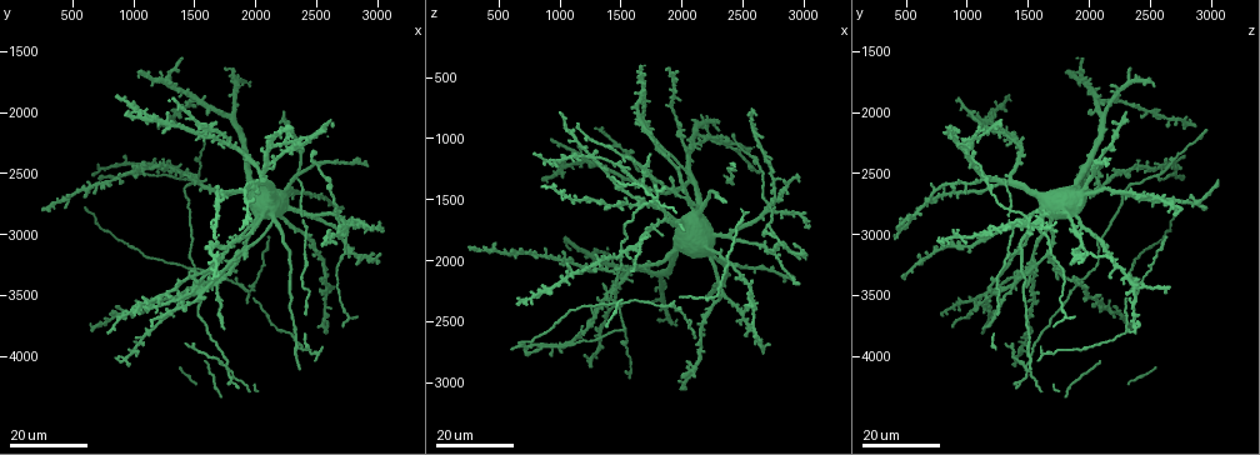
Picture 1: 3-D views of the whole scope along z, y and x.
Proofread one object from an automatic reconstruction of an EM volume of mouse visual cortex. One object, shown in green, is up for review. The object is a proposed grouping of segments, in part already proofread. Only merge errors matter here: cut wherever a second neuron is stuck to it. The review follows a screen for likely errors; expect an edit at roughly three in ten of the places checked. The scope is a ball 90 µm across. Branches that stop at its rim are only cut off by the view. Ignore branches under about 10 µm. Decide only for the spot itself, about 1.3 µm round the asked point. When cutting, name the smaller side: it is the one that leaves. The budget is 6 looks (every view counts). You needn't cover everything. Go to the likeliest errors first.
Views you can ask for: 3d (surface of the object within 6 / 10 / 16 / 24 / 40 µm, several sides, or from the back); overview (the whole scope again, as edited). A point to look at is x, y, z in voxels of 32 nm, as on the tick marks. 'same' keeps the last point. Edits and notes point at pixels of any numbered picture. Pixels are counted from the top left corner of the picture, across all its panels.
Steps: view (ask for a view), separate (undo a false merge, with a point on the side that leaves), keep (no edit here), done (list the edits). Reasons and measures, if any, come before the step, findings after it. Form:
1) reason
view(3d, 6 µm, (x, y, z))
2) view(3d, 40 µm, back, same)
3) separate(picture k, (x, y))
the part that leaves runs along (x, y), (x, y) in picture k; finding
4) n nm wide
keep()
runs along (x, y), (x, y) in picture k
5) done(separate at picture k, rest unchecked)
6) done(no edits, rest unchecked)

two arms in line, one across
view(3d, 16 µm, (1760, 4100, 1500))

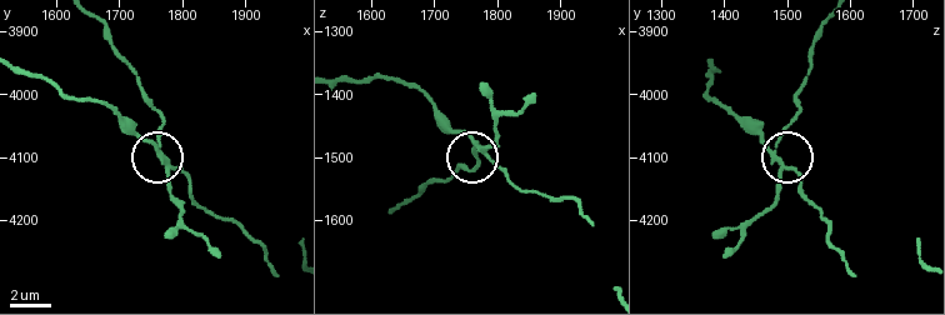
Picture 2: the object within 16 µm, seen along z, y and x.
view(3d, 6 µm, (1765, 4095, 1470))

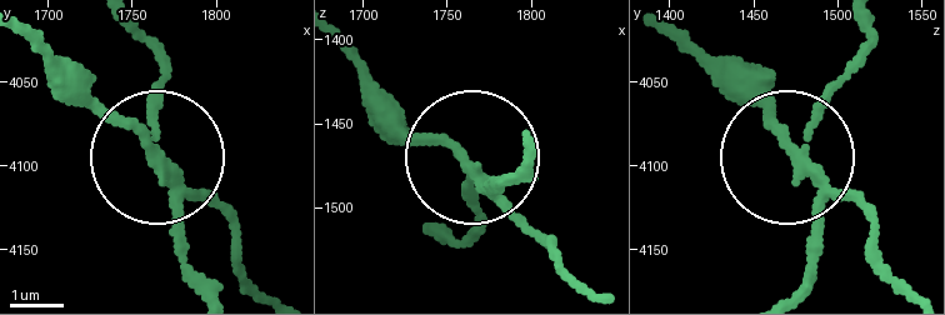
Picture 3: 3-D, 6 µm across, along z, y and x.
190 nm wide
separate(picture 3, (121, 125))
a second neuron is stuck on

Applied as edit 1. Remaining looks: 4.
view(overview)

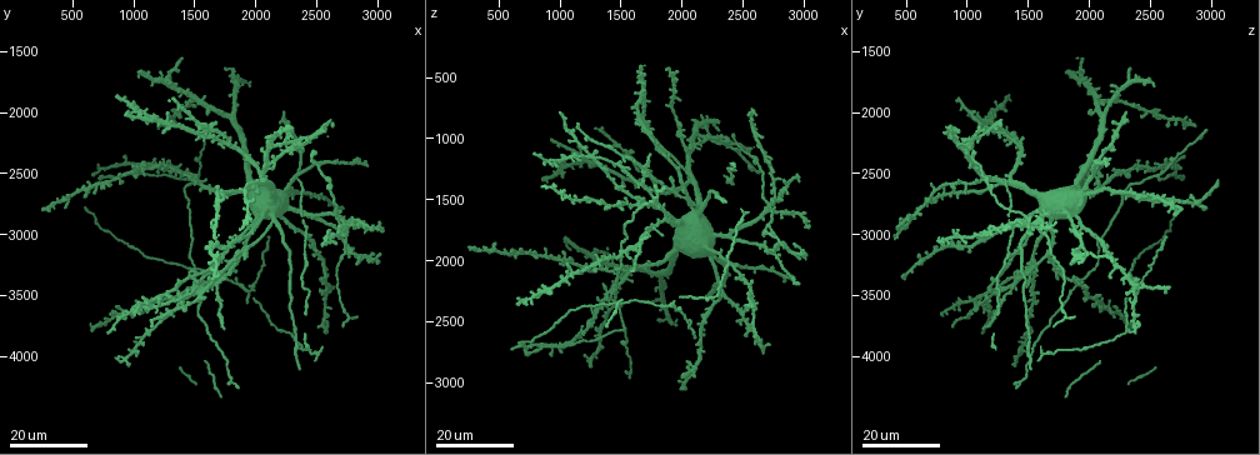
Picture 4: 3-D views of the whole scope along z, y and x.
four arms meet
view(3d, 16 µm, (2720, 2940, 1560))

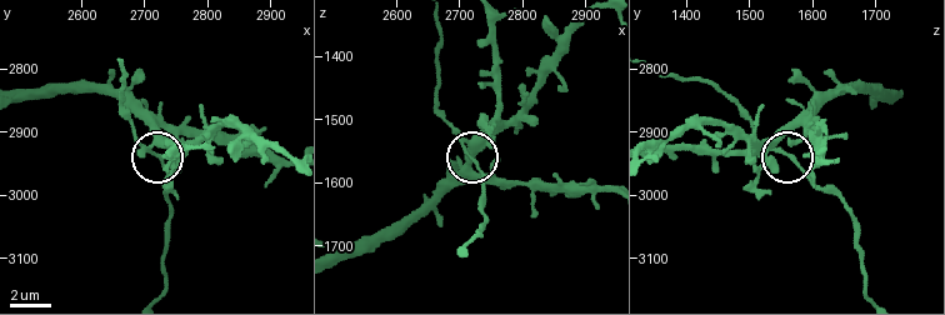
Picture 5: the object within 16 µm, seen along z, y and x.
zoom in
view(3d, 6 µm, (2715, 2925, 1535))

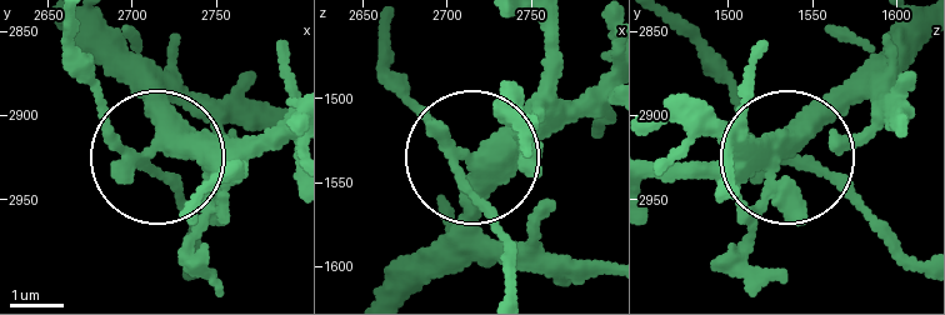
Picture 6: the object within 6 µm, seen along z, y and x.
360 nm wide
keep()
runs along (390, 286), (453, 219), (475, 156), (560, 63) in picture 6; continuous, no second neuron

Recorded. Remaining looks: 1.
done(separate at picture 3, rest unchecked)

